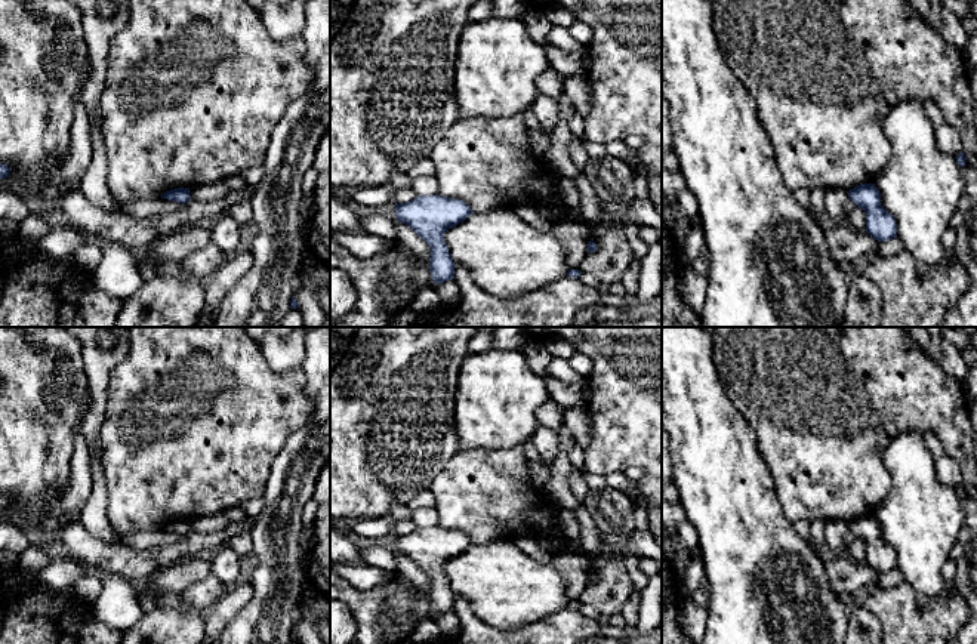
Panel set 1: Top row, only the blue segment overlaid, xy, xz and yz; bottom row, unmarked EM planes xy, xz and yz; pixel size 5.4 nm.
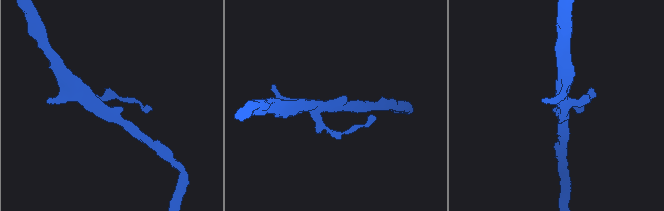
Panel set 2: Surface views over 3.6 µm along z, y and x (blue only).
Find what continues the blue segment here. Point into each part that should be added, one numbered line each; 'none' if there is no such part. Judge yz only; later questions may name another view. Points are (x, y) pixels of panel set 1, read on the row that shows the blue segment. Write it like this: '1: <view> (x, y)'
none

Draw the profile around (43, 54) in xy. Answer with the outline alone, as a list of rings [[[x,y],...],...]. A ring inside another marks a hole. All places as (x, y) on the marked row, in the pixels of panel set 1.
[[[0,0],[0,163],[10,169],[13,189],[34,200],[30,179],[58,173],[71,151],[74,99],[89,64],[80,9],[68,0]]]

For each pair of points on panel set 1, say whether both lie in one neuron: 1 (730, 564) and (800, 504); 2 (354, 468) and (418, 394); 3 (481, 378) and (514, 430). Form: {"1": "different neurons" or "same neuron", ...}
{"1": "different neurons", "2": "same neuron", "3": "same neuron"}

